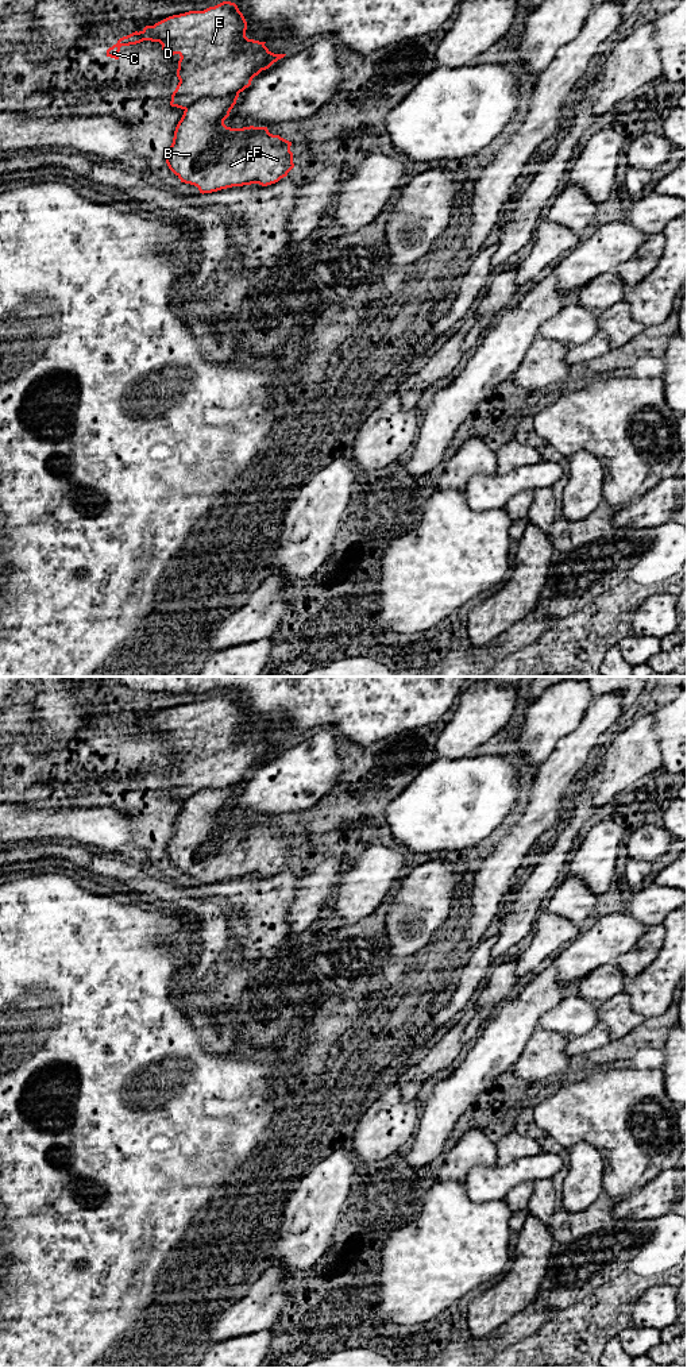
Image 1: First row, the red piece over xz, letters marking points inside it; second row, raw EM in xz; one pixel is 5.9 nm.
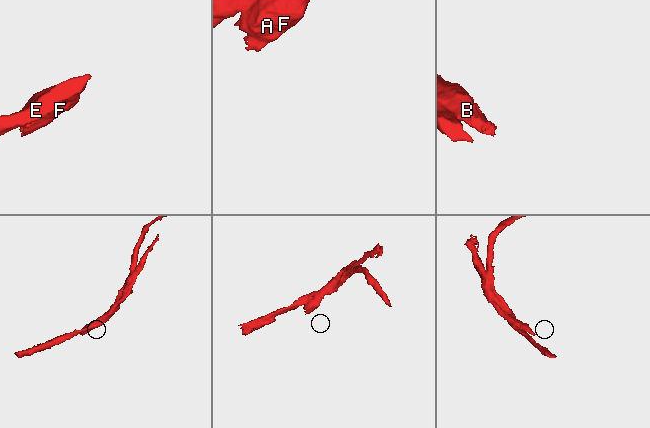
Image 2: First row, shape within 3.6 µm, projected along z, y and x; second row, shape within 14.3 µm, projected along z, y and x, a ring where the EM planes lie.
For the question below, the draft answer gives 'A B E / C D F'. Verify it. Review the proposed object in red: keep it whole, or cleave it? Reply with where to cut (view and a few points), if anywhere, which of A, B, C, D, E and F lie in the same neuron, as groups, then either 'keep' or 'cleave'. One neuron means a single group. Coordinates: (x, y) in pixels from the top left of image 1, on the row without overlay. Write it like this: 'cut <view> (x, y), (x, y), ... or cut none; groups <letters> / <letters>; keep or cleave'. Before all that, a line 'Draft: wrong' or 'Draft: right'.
Draft: wrong
cut xz (238, 785), (200, 789), (185, 801); groups A B F / C D E; cleave

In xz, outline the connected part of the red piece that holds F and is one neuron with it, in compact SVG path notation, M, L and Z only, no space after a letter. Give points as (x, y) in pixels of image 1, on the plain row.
M238 789L200 790L184 802L175 818L166 855L181 874L197 878L202 886L251 875L267 878L294 859L292 833L270 825L267 818L231 820L224 816Z

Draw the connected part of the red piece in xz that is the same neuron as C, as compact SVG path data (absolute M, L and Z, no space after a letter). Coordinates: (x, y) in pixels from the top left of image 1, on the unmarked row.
M223 693L204 702L189 702L169 708L154 717L146 717L117 732L107 741L107 748L119 751L121 737L136 736L143 732L159 733L162 741L170 747L178 745L177 768L180 771L171 786L171 798L186 801L193 794L205 789L224 789L239 786L251 777L251 772L262 762L269 760L274 754L286 745L271 744L265 735L246 728L247 713L238 697Z

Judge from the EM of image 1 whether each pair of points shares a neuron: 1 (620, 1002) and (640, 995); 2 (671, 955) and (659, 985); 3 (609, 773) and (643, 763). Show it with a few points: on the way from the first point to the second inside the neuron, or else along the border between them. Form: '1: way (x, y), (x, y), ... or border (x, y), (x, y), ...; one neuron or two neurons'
1: border (624, 991), (629, 1005), (645, 1017); two neurons
2: way (671, 962), (660, 978); one neuron
3: way (617, 770), (624, 763), (635, 763); one neuron

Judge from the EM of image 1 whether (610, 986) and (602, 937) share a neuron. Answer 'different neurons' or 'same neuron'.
different neurons

